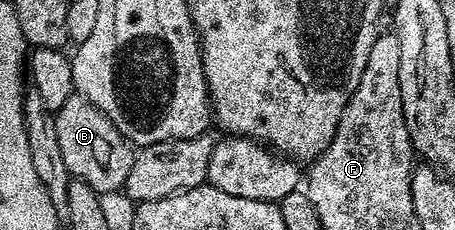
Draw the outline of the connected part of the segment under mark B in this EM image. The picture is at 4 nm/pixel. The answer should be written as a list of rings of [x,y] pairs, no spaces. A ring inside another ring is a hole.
[[[76,91],[67,99],[64,107],[56,110],[54,122],[60,155],[64,155],[64,167],[68,167],[73,180],[88,183],[88,187],[92,187],[98,194],[116,191],[125,186],[128,171],[132,171],[136,149],[115,127],[112,119],[104,115],[104,111],[88,103],[88,99]]]

